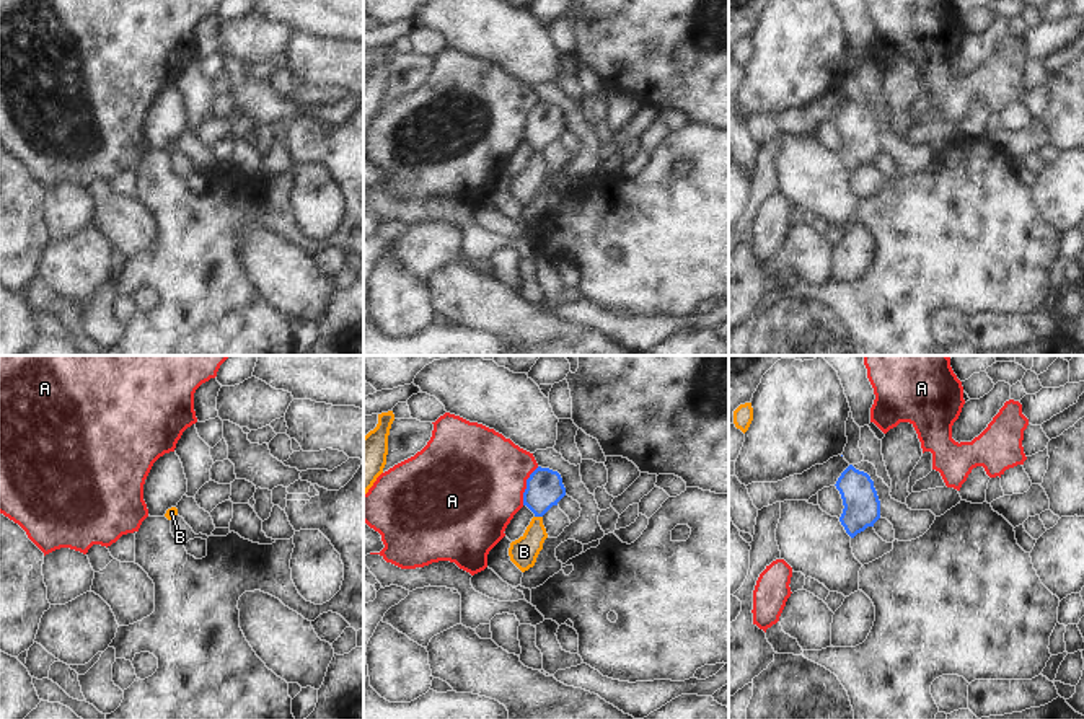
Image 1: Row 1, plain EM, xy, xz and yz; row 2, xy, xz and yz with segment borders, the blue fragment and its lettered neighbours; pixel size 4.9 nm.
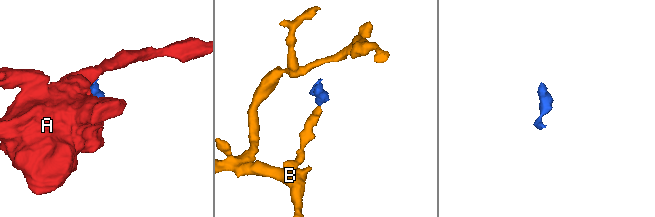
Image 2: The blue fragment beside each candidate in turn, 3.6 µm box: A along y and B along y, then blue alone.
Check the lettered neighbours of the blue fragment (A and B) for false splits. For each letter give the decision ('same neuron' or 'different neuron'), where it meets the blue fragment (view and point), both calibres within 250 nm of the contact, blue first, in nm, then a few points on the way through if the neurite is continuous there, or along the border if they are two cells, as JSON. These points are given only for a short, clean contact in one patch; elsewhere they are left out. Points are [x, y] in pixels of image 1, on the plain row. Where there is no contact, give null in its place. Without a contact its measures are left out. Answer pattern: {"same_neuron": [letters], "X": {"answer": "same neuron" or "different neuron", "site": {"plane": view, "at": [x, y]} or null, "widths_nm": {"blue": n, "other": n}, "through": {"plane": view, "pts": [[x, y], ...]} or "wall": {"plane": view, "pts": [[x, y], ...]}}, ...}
{"same_neuron": ["B"], "A": {"answer": "different neuron", "site": {"plane": "xz", "at": [527, 121]}, "widths_nm": {"blue": 180, "other": 480}}, "B": {"answer": "same neuron", "site": {"plane": "xz", "at": [538, 150]}, "widths_nm": {"blue": 180, "other": 140}, "through": {"plane": "xz", "pts": [[545, 123], [538, 132], [538, 150], [535, 170], [524, 186]]}}}

